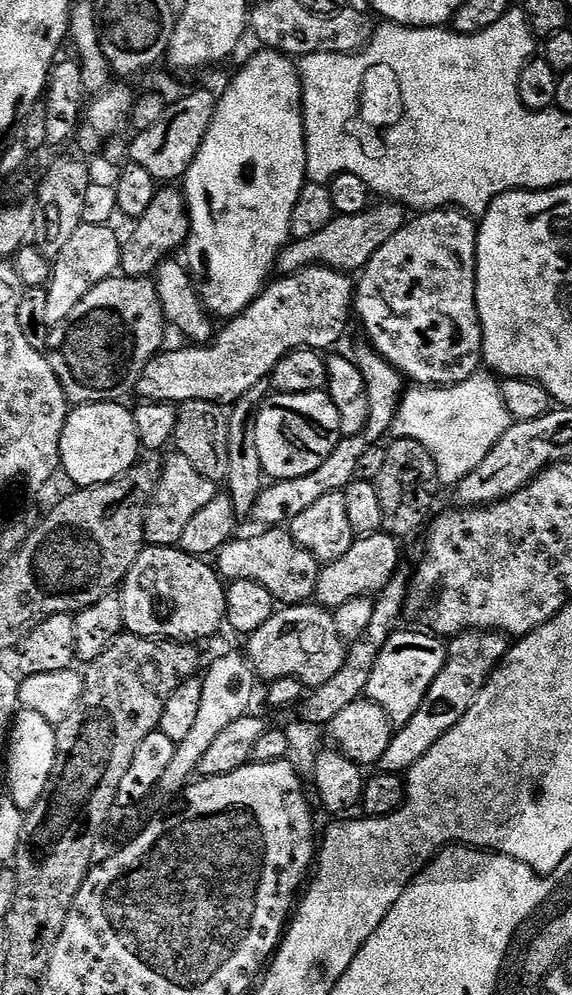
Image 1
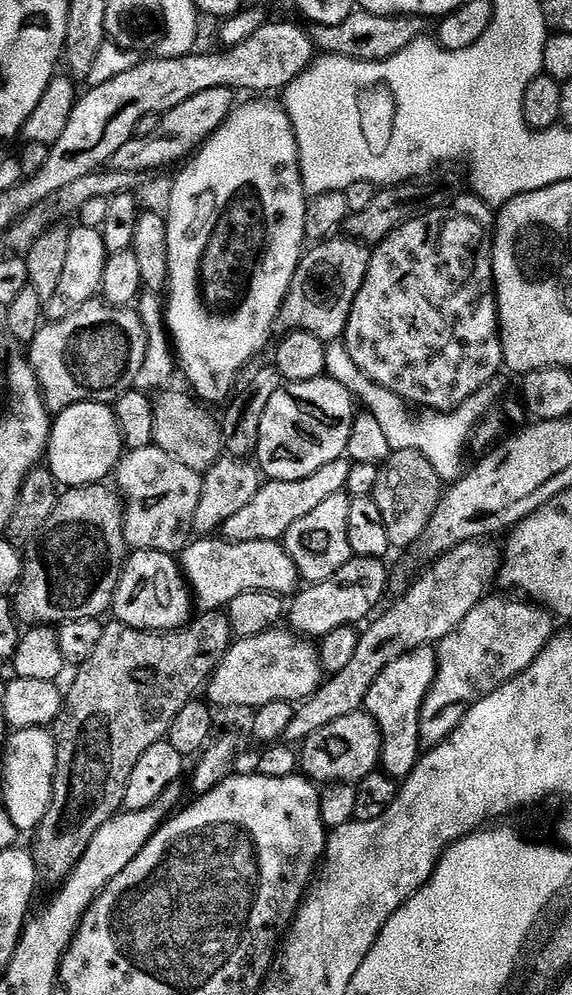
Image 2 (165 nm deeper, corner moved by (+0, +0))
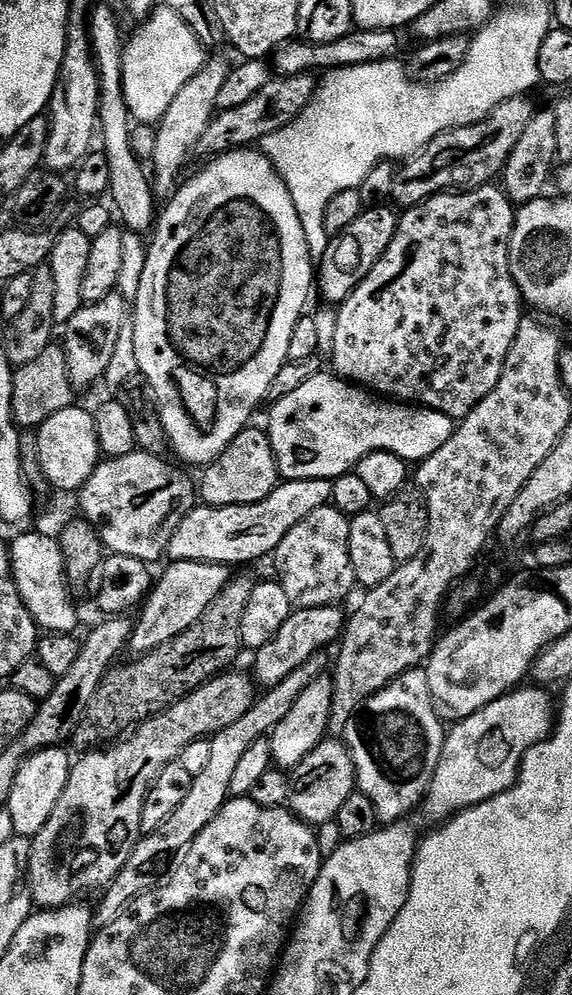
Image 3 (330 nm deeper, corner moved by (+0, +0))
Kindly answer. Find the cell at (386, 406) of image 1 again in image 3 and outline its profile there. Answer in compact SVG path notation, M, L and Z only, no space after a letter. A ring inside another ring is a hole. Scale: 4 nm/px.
M284 480L277 484L270 498L250 506L197 506L174 530L166 553L169 561L210 562L211 564L248 564L251 560L271 557L277 546L314 510L325 507L332 499L330 480Z

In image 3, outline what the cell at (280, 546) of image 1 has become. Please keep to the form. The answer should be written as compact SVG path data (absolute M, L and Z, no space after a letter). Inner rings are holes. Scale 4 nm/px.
M174 560L167 566L169 568L161 576L158 576L152 585L151 592L143 601L142 607L139 609L139 612L141 611L140 617L135 617L132 634L128 638L127 651L129 653L143 654L149 652L174 638L178 638L178 634L190 630L190 626L194 626L194 622L198 622L198 618L202 618L202 614L206 614L206 606L210 606L210 602L214 602L214 598L218 598L218 594L232 581L234 575L233 569L226 564L178 562Z

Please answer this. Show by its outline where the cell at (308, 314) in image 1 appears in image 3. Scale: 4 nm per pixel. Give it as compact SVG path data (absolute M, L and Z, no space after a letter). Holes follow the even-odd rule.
M381 206L370 208L360 213L360 216L350 222L350 226L339 236L328 240L328 248L318 260L318 296L332 306L344 303L349 294L364 281L366 274L374 270L374 266L382 258L382 254L390 246L392 235L396 232L398 216L391 207Z

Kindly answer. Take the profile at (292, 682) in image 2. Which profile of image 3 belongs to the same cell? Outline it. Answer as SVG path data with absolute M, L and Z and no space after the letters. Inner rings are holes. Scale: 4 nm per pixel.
M229 670L219 676L212 677L200 687L195 688L188 696L182 697L178 702L174 702L170 707L165 708L162 712L157 712L155 716L145 720L143 724L136 725L123 738L117 739L115 742L109 743L107 746L101 746L95 750L88 750L83 753L84 756L78 759L72 765L72 772L68 775L66 782L66 790L62 790L62 798L58 798L58 806L54 806L54 814L50 814L46 826L42 826L42 830L38 830L36 836L31 837L32 849L30 850L30 862L28 863L28 885L30 886L30 894L32 895L33 905L40 910L51 910L54 908L65 908L68 904L79 901L84 898L87 892L103 890L112 883L112 880L122 870L122 866L126 866L126 858L130 858L130 854L134 850L134 846L140 840L140 827L142 826L142 806L146 802L146 794L152 789L152 783L158 778L158 774L162 774L162 770L166 770L166 766L170 766L173 762L179 761L182 750L186 750L186 746L190 746L190 742L198 742L205 738L211 738L217 732L222 731L226 726L230 726L234 722L238 722L238 718L242 718L242 714L246 714L246 710L250 710L250 706L258 699L258 688L254 683L251 675L243 676L237 670Z

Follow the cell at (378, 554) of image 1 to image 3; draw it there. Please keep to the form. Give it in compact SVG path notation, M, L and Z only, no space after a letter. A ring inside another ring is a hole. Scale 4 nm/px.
M327 604L321 608L298 608L293 611L286 622L282 622L282 630L266 642L266 646L255 649L256 672L254 680L261 689L267 690L278 686L286 674L294 674L298 666L305 664L311 656L319 655L327 644L335 645L341 639L346 623L346 612L336 604Z

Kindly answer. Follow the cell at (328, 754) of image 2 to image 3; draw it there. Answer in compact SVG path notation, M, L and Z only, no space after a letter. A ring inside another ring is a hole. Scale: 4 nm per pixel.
M325 738L297 768L290 772L290 798L286 805L289 812L303 820L309 826L319 826L336 819L338 810L346 798L350 798L352 792L357 791L356 771L352 762L352 756L343 743L336 738Z

